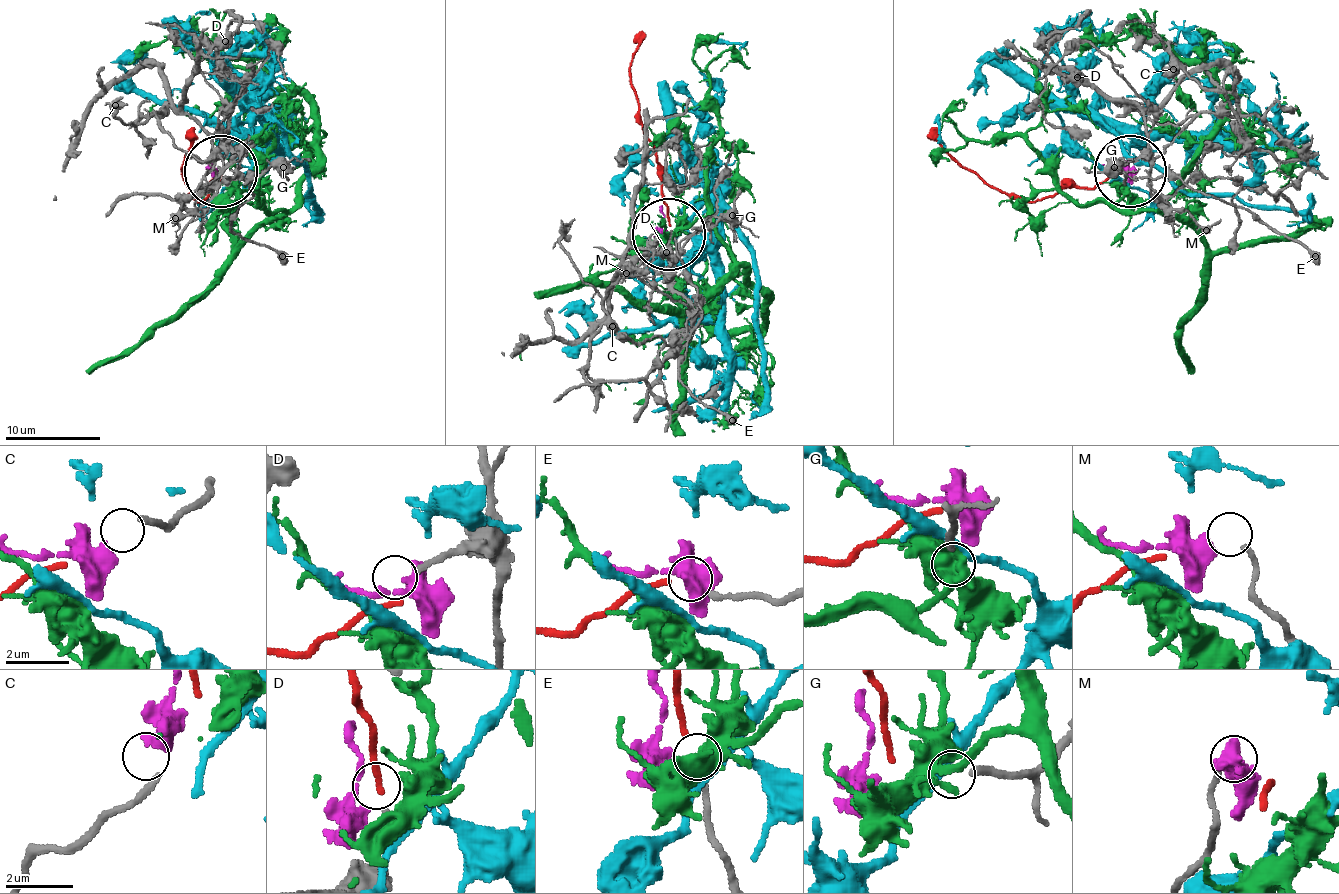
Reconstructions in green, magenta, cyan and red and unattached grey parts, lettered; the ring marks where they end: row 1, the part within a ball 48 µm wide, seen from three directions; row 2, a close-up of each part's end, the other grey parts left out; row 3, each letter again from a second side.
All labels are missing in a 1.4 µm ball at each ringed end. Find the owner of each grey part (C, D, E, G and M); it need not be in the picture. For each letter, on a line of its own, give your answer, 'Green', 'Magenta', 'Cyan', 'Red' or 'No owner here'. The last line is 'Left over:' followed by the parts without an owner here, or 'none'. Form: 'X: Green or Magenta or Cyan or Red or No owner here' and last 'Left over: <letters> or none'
C: Magenta
D: No owner here
E: Red
G: Green
M: No owner here
Left over: D, M

